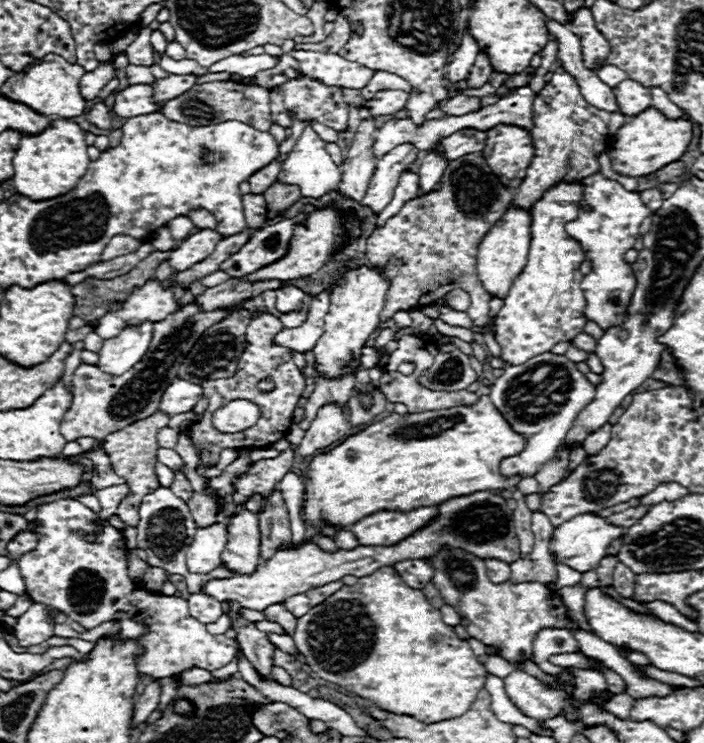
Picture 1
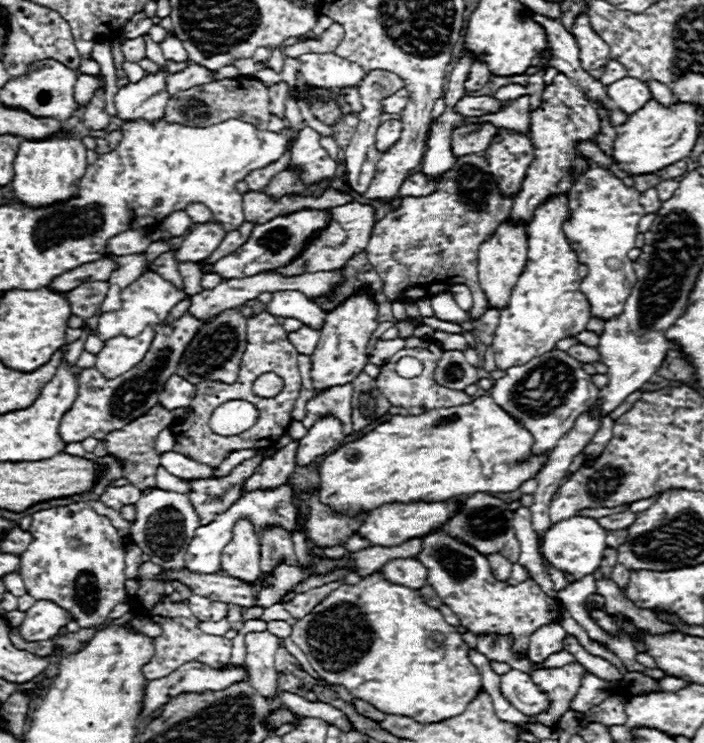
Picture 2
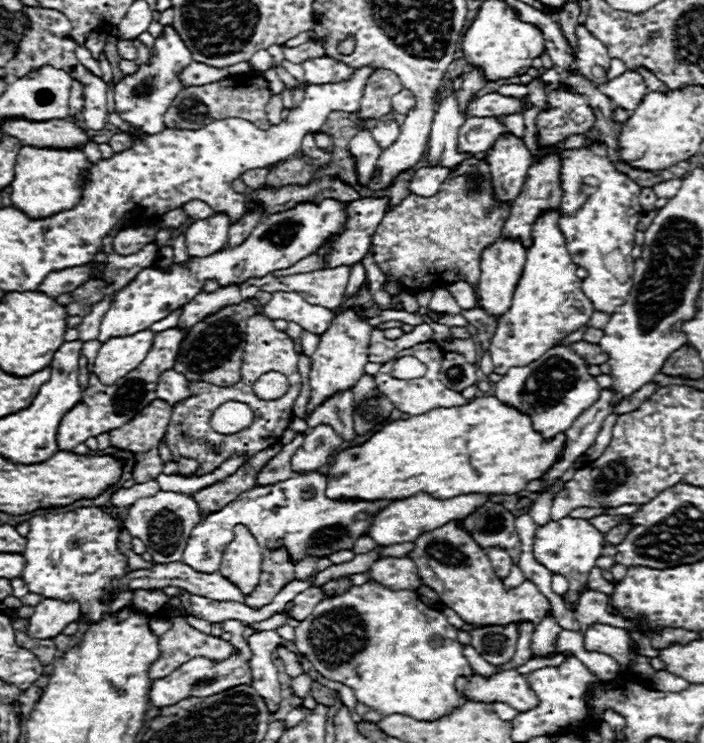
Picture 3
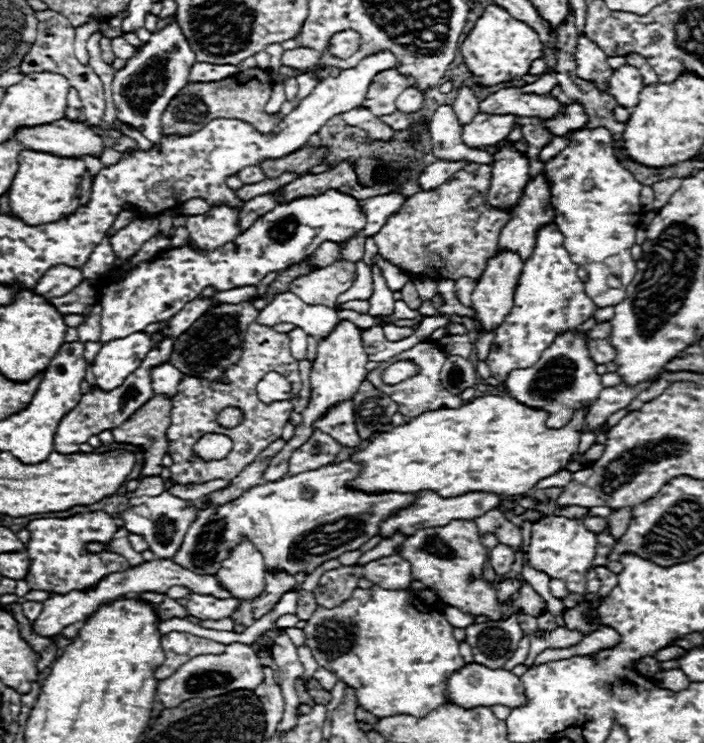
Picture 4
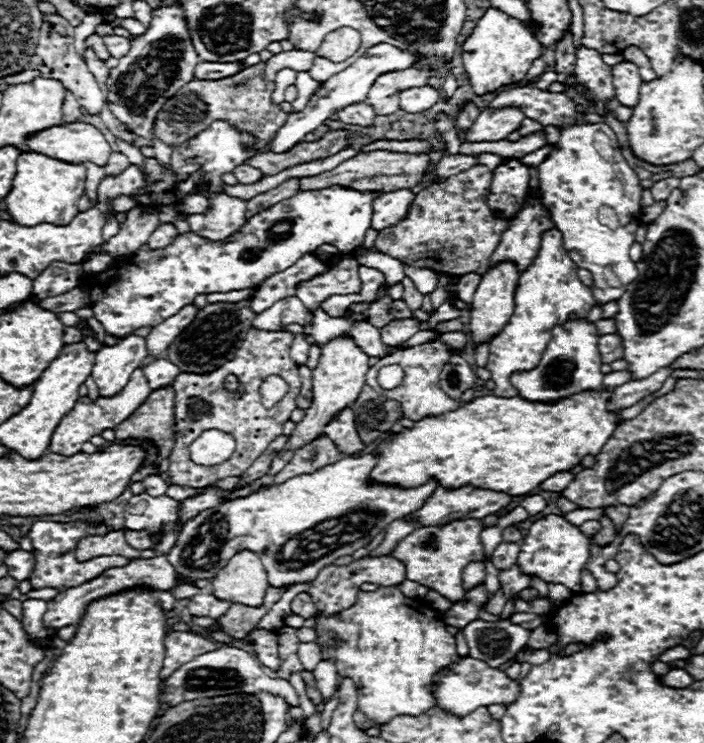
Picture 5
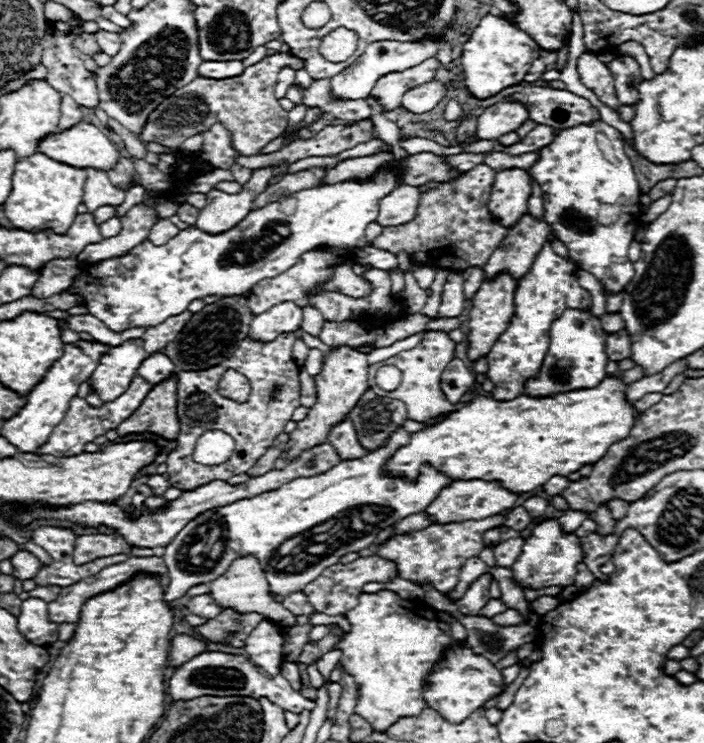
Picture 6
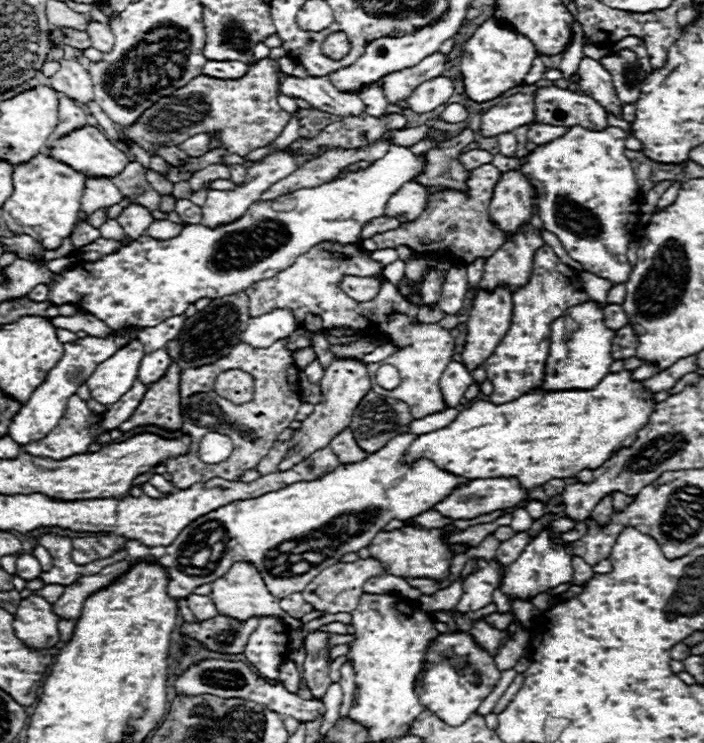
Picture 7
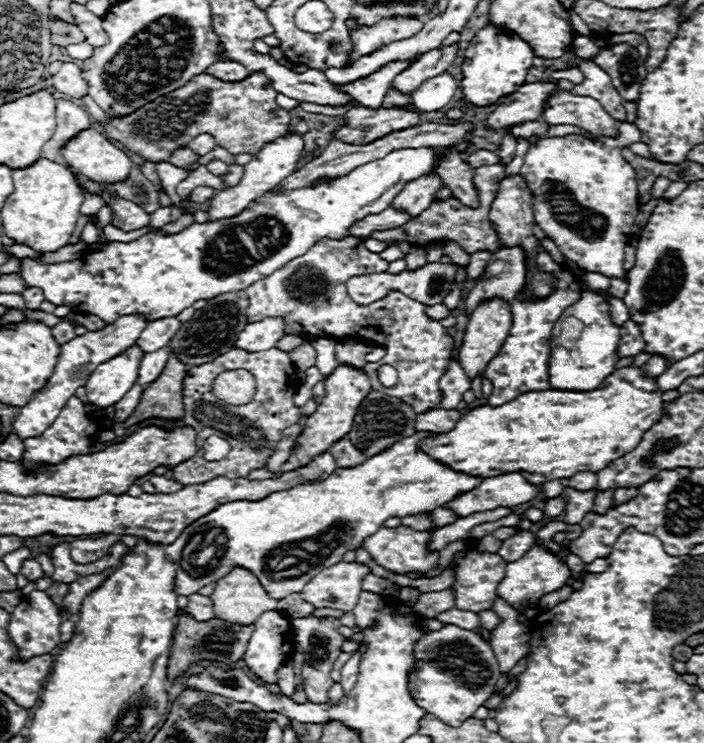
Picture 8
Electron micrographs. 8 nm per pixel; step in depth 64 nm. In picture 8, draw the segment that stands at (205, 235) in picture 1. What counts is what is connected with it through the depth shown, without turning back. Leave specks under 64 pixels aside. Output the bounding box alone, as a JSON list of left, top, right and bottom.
[208,134,304,220]

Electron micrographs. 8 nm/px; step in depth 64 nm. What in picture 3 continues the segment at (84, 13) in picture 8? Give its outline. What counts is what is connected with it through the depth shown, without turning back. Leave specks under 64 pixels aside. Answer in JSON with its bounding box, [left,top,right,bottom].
[118,40,136,60]

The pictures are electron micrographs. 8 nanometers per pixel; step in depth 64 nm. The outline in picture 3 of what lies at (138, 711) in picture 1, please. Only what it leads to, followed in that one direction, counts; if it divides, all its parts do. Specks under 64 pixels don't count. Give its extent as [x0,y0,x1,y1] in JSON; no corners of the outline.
[150,619,254,708]

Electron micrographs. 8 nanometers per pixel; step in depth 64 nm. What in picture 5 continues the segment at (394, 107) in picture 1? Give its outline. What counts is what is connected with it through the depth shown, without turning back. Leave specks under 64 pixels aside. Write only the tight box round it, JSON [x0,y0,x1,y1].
[400,84,440,114]

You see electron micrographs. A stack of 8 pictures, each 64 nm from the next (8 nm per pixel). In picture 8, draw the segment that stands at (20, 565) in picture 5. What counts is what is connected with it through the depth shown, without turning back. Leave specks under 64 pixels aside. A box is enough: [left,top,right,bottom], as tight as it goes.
[20,558,44,580]

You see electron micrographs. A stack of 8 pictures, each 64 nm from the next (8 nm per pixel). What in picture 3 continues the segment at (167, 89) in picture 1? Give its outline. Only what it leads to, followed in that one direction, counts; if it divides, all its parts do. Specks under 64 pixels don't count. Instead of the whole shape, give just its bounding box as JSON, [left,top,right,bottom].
[180,62,230,86]

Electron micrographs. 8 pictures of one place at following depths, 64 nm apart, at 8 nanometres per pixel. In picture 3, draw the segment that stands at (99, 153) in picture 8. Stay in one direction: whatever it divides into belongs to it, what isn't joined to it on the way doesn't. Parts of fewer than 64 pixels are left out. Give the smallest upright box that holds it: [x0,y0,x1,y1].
[4,120,92,148]

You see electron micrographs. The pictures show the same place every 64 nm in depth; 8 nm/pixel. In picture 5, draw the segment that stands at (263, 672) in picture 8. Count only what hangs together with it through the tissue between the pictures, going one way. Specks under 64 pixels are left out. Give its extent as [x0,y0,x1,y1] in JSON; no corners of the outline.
[250,630,278,670]

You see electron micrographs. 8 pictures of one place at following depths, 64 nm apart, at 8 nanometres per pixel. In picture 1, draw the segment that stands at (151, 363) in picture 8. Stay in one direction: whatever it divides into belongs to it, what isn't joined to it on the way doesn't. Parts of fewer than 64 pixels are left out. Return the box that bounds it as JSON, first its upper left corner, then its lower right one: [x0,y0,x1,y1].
[160,378,202,416]

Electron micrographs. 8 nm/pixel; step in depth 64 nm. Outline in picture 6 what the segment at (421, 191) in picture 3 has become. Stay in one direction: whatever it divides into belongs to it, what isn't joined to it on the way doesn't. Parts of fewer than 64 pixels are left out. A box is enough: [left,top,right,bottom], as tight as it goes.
[448,152,486,172]

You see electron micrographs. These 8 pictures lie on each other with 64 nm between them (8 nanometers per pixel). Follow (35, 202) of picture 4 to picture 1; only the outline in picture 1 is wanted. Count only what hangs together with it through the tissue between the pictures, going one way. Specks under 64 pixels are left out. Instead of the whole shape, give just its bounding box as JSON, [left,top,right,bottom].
[12,120,90,200]

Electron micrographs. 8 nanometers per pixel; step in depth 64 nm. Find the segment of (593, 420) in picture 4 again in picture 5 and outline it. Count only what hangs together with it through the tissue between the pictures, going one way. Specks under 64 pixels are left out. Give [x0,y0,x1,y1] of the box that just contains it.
[608,368,674,408]

